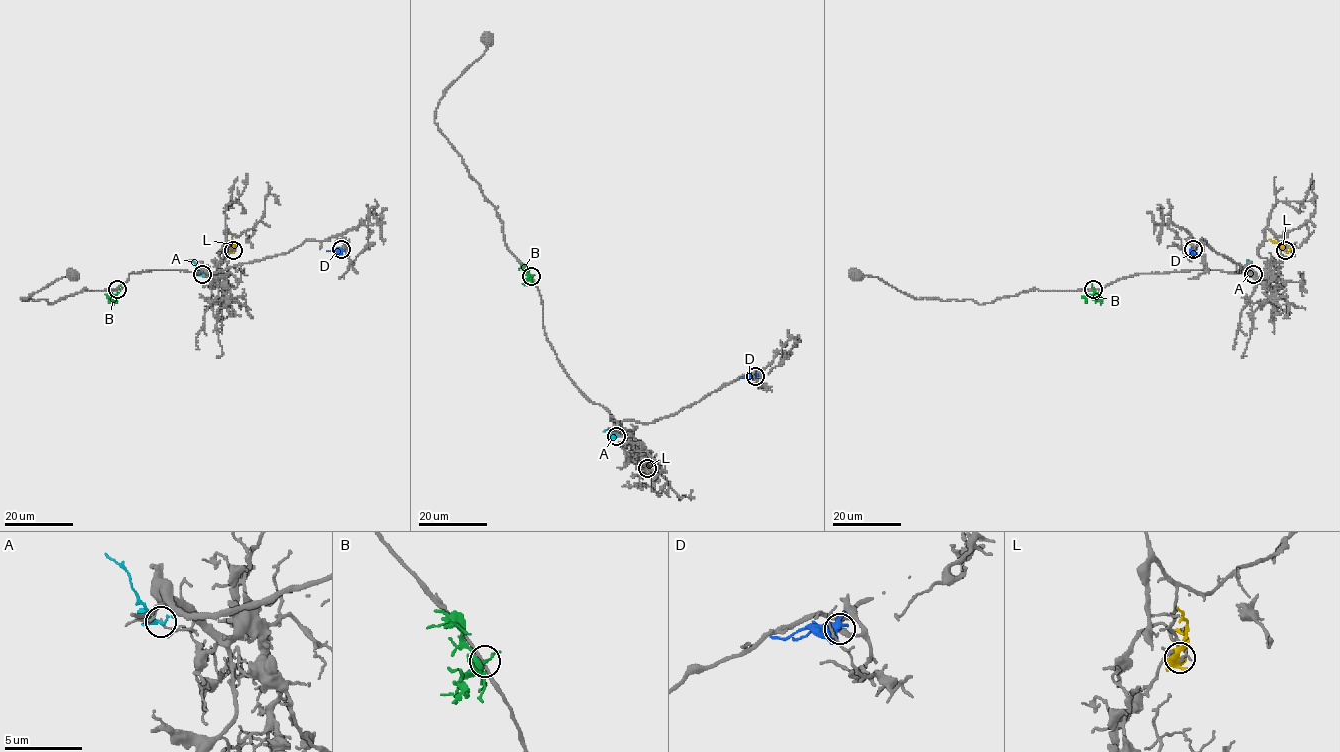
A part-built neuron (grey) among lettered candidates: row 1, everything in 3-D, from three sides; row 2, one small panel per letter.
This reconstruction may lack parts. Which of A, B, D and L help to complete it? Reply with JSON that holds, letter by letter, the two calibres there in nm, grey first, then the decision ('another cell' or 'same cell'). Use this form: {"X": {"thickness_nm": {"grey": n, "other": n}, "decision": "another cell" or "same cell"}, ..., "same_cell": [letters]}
{"A": {"thickness_nm": {"grey": 130, "other": 220}, "decision": "another cell"}, "B": {"thickness_nm": {"grey": 200, "other": 170}, "decision": "another cell"}, "D": {"thickness_nm": {"grey": 440, "other": 150}, "decision": "another cell"}, "L": {"thickness_nm": {"grey": 140, "other": 440}, "decision": "another cell"}, "same_cell": []}

